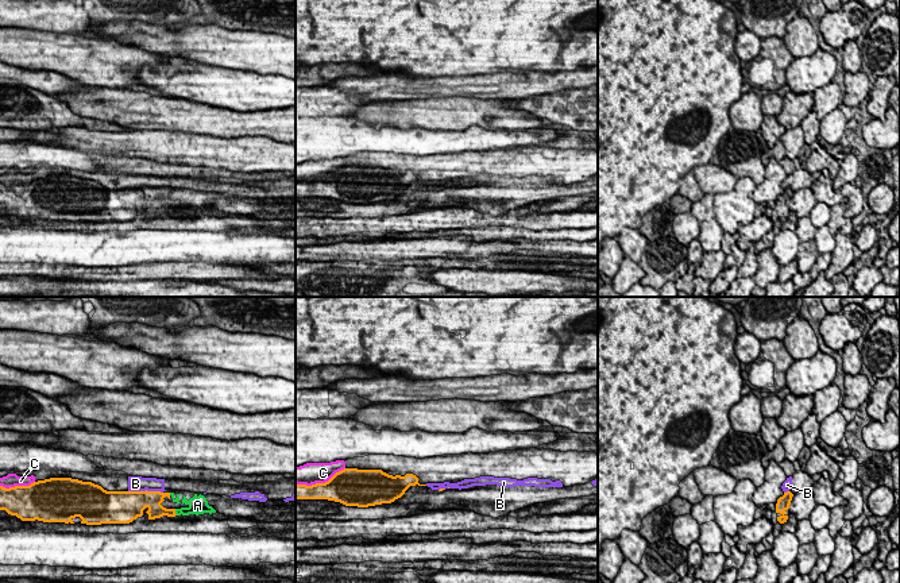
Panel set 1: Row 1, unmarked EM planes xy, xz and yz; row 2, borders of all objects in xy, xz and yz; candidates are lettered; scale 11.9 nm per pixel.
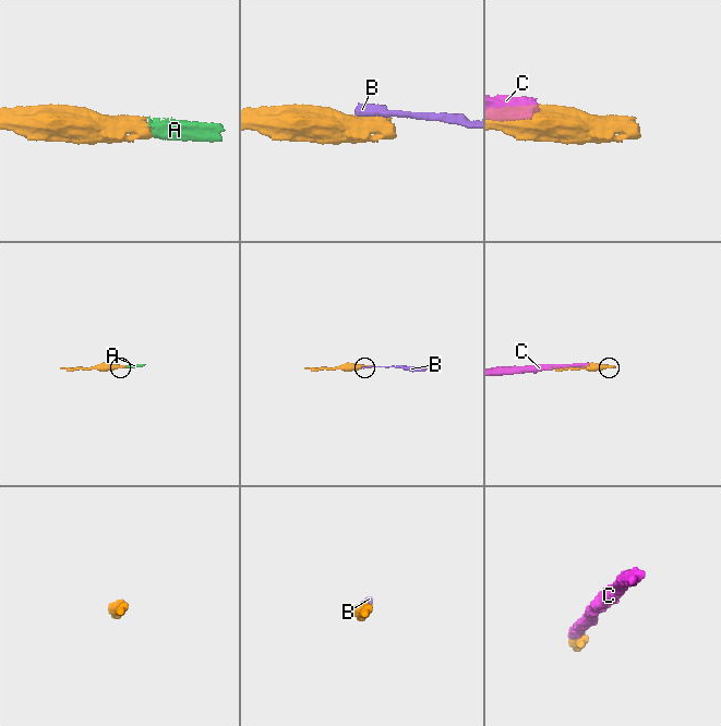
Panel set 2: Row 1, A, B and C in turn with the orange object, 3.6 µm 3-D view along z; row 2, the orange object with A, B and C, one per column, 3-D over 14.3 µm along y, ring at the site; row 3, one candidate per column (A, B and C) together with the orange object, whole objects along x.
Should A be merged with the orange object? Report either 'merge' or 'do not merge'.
merge

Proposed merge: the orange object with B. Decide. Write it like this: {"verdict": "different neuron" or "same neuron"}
{"verdict": "different neuron"}

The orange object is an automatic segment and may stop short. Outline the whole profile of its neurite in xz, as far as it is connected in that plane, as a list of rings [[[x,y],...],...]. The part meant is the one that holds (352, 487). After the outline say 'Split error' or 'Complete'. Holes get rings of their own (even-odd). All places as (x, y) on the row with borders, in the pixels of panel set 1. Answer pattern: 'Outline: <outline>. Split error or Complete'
Outline: [[[344,468],[325,483],[296,484],[296,499],[328,499],[345,506],[368,507],[391,503],[416,484],[426,486],[420,484],[413,474],[393,476],[382,470]]]. Complete

